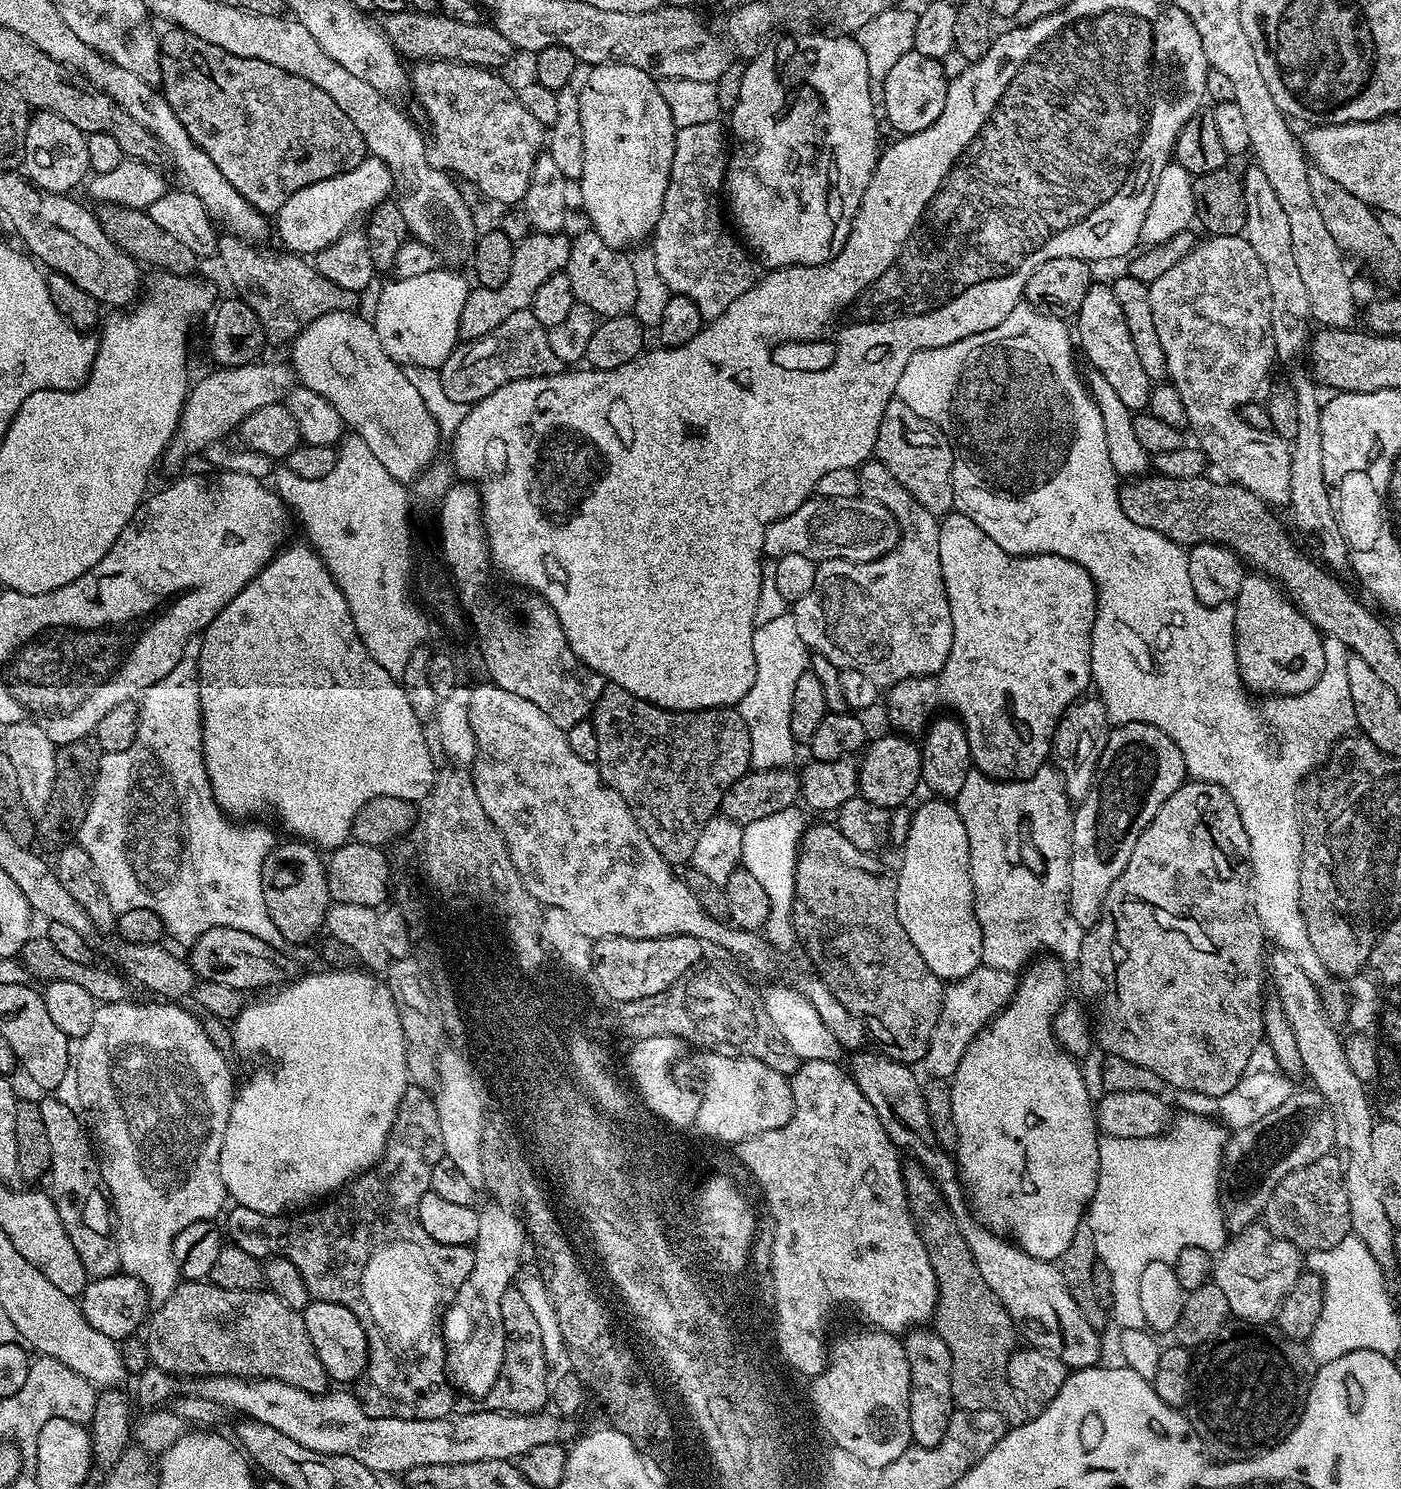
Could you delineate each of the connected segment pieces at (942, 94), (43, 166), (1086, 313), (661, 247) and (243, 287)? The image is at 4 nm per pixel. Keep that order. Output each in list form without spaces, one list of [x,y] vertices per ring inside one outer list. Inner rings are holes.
[[[916,51],[902,54],[902,59],[893,66],[890,74],[882,81],[884,88],[884,108],[882,104],[882,116],[888,119],[890,127],[896,134],[909,136],[918,130],[926,130],[934,122],[938,122],[938,114],[942,114],[942,106],[946,106],[946,94],[948,93],[949,73],[944,73],[945,65],[934,58],[926,58],[926,54],[918,54]]]
[[[37,111],[28,121],[22,172],[37,188],[47,192],[71,193],[71,188],[85,183],[90,172],[87,135],[80,132],[78,126],[66,122],[66,118],[58,118],[58,114]]]
[[[1093,282],[1090,290],[1086,290],[1086,298],[1082,298],[1082,306],[1076,311],[1074,323],[1074,336],[1079,351],[1081,348],[1085,358],[1092,363],[1091,371],[1102,374],[1102,378],[1110,382],[1114,394],[1118,394],[1122,406],[1126,406],[1129,412],[1136,414],[1147,409],[1154,381],[1146,378],[1146,370],[1138,359],[1138,350],[1126,326],[1126,314],[1122,314],[1122,302],[1114,298],[1111,283]]]
[[[715,119],[702,126],[676,129],[674,162],[670,166],[666,198],[662,202],[658,226],[650,237],[658,274],[662,274],[662,282],[666,282],[669,293],[690,298],[705,321],[718,318],[734,298],[746,294],[758,279],[745,245],[724,229],[721,192],[726,184],[729,158],[724,136],[726,140],[725,125],[723,128]]]
[[[224,234],[218,240],[218,261],[224,267],[228,280],[237,288],[239,299],[245,300],[258,314],[264,327],[264,334],[269,345],[284,344],[295,340],[310,322],[330,314],[334,304],[324,297],[326,281],[321,272],[316,271],[307,259],[296,254],[275,256],[272,252],[263,252],[263,247],[255,243],[239,240],[237,236]]]

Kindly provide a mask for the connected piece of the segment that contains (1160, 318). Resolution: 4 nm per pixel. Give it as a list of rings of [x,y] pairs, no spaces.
[[[1243,235],[1238,236],[1208,236],[1201,239],[1195,248],[1178,262],[1178,266],[1173,266],[1162,274],[1153,284],[1148,285],[1150,294],[1150,310],[1154,310],[1154,330],[1158,330],[1158,342],[1162,342],[1162,350],[1166,354],[1166,366],[1168,367],[1167,379],[1176,387],[1178,394],[1182,394],[1182,403],[1186,405],[1186,414],[1191,431],[1196,431],[1195,443],[1201,452],[1204,453],[1207,463],[1212,464],[1220,472],[1225,472],[1227,479],[1234,484],[1240,484],[1246,490],[1253,491],[1258,498],[1265,501],[1269,506],[1283,504],[1288,506],[1290,500],[1290,464],[1291,447],[1289,441],[1284,440],[1275,432],[1266,430],[1254,430],[1245,420],[1241,420],[1239,410],[1244,404],[1253,399],[1252,396],[1260,388],[1260,383],[1268,376],[1268,371],[1272,368],[1272,362],[1277,359],[1274,344],[1274,338],[1271,336],[1271,288],[1266,278],[1266,272],[1263,270],[1262,263],[1258,260],[1258,255],[1254,254],[1254,249],[1250,242],[1245,240]]]

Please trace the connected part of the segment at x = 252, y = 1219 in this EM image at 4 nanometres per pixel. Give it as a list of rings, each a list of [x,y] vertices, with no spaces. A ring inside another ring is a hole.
[[[409,1083],[402,1094],[402,1102],[398,1102],[396,1121],[384,1147],[384,1155],[374,1167],[360,1173],[331,1199],[316,1206],[321,1208],[313,1207],[299,1214],[271,1216],[236,1206],[232,1213],[227,1213],[226,1236],[231,1243],[257,1258],[268,1258],[275,1254],[288,1259],[299,1270],[312,1300],[346,1306],[362,1322],[367,1334],[368,1358],[367,1366],[356,1384],[359,1388],[356,1396],[368,1417],[433,1421],[434,1418],[448,1417],[454,1413],[488,1412],[488,1402],[484,1397],[460,1396],[456,1402],[455,1387],[447,1381],[447,1345],[444,1343],[442,1323],[445,1310],[473,1270],[475,1251],[469,1245],[450,1246],[449,1243],[435,1242],[429,1235],[420,1236],[420,1240],[402,1240],[368,1238],[364,1232],[356,1232],[356,1228],[372,1228],[372,1224],[380,1224],[380,1228],[384,1228],[384,1224],[388,1224],[388,1216],[400,1216],[404,1208],[417,1204],[416,1196],[422,1198],[422,1194],[430,1191],[434,1162],[444,1156],[441,1123],[433,1093]],[[396,1382],[412,1388],[396,1388]]]

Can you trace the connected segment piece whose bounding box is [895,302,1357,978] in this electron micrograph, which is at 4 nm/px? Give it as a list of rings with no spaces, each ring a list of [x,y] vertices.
[[[1021,302],[1014,306],[1014,310],[1010,310],[1010,314],[1006,318],[1006,322],[1002,322],[998,326],[994,326],[994,330],[986,330],[982,334],[970,334],[966,338],[962,338],[958,342],[950,342],[950,346],[938,346],[930,350],[922,350],[918,354],[914,354],[914,358],[910,358],[910,362],[906,362],[906,370],[902,370],[902,378],[898,378],[898,386],[896,387],[895,399],[906,402],[906,406],[910,406],[910,410],[914,410],[914,414],[918,414],[918,418],[926,418],[937,428],[944,431],[944,435],[952,442],[952,502],[955,511],[961,512],[966,518],[970,518],[970,522],[974,522],[974,526],[978,526],[986,534],[990,534],[990,538],[994,538],[994,542],[998,542],[998,546],[1002,546],[1002,550],[1009,552],[1011,556],[1037,556],[1038,554],[1054,554],[1062,558],[1070,558],[1070,562],[1078,562],[1078,566],[1082,566],[1090,574],[1092,581],[1096,583],[1096,621],[1092,627],[1092,684],[1097,688],[1098,699],[1106,706],[1108,711],[1109,721],[1116,724],[1128,724],[1130,721],[1142,722],[1154,726],[1158,730],[1162,730],[1170,739],[1176,743],[1178,750],[1182,750],[1182,758],[1188,767],[1188,776],[1194,780],[1201,780],[1202,782],[1210,782],[1222,786],[1222,790],[1226,790],[1226,794],[1230,794],[1230,798],[1234,802],[1234,806],[1238,806],[1238,814],[1242,818],[1242,826],[1246,826],[1246,838],[1250,842],[1250,854],[1248,859],[1252,862],[1252,905],[1258,914],[1260,924],[1264,927],[1267,939],[1276,943],[1275,947],[1281,952],[1287,952],[1289,956],[1295,960],[1298,966],[1302,966],[1302,970],[1306,970],[1306,974],[1310,974],[1316,978],[1324,972],[1324,963],[1318,958],[1318,954],[1314,954],[1314,946],[1310,942],[1310,934],[1306,934],[1306,922],[1304,915],[1300,909],[1300,876],[1299,876],[1299,861],[1297,860],[1297,852],[1299,852],[1299,841],[1296,837],[1296,820],[1294,818],[1294,790],[1301,787],[1315,773],[1316,769],[1320,767],[1328,758],[1328,753],[1332,751],[1333,744],[1337,740],[1342,739],[1343,736],[1349,735],[1357,727],[1357,722],[1354,712],[1354,704],[1351,701],[1349,679],[1346,676],[1346,664],[1350,655],[1347,646],[1338,640],[1336,637],[1324,636],[1324,653],[1326,654],[1326,666],[1322,670],[1322,678],[1318,678],[1318,682],[1314,682],[1314,686],[1310,686],[1310,690],[1305,692],[1297,692],[1295,696],[1270,696],[1261,699],[1261,704],[1255,704],[1253,697],[1250,695],[1244,683],[1240,681],[1240,670],[1238,666],[1238,658],[1236,657],[1236,631],[1234,630],[1234,614],[1236,613],[1235,603],[1229,602],[1227,604],[1219,604],[1213,608],[1206,607],[1202,602],[1198,602],[1198,598],[1194,594],[1194,586],[1190,586],[1190,570],[1188,569],[1188,553],[1183,547],[1171,541],[1170,538],[1164,537],[1154,530],[1148,530],[1143,526],[1135,525],[1120,508],[1118,487],[1118,477],[1114,466],[1110,462],[1110,450],[1106,450],[1106,426],[1102,426],[1102,414],[1098,410],[1095,400],[1092,399],[1092,393],[1088,391],[1085,381],[1082,379],[1082,372],[1076,369],[1076,360],[1072,357],[1072,348],[1074,352],[1074,336],[1068,328],[1063,319],[1059,316],[1049,316],[1048,313],[1039,311],[1032,307],[1027,302]]]

